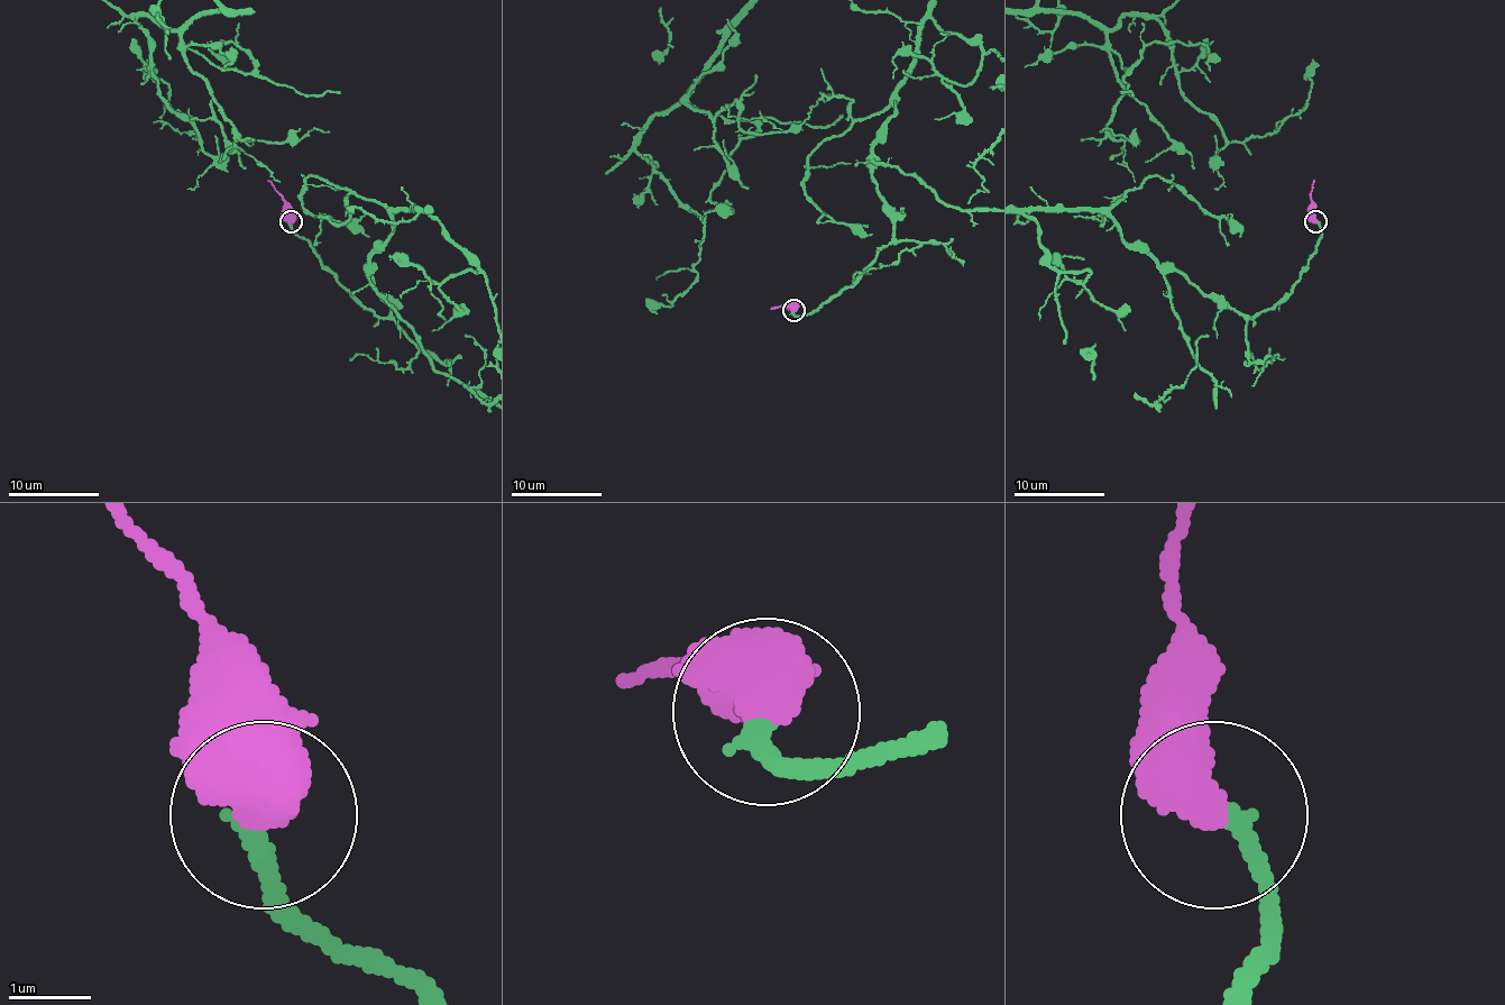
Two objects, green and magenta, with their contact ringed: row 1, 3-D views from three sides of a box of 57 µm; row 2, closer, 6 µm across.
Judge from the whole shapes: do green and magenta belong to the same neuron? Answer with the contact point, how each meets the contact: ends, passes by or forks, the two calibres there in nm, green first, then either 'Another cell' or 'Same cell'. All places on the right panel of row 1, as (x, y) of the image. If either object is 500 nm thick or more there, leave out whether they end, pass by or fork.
Place: (1315, 221). Thickness 280 nm (green) against 650 nm. Same cell

